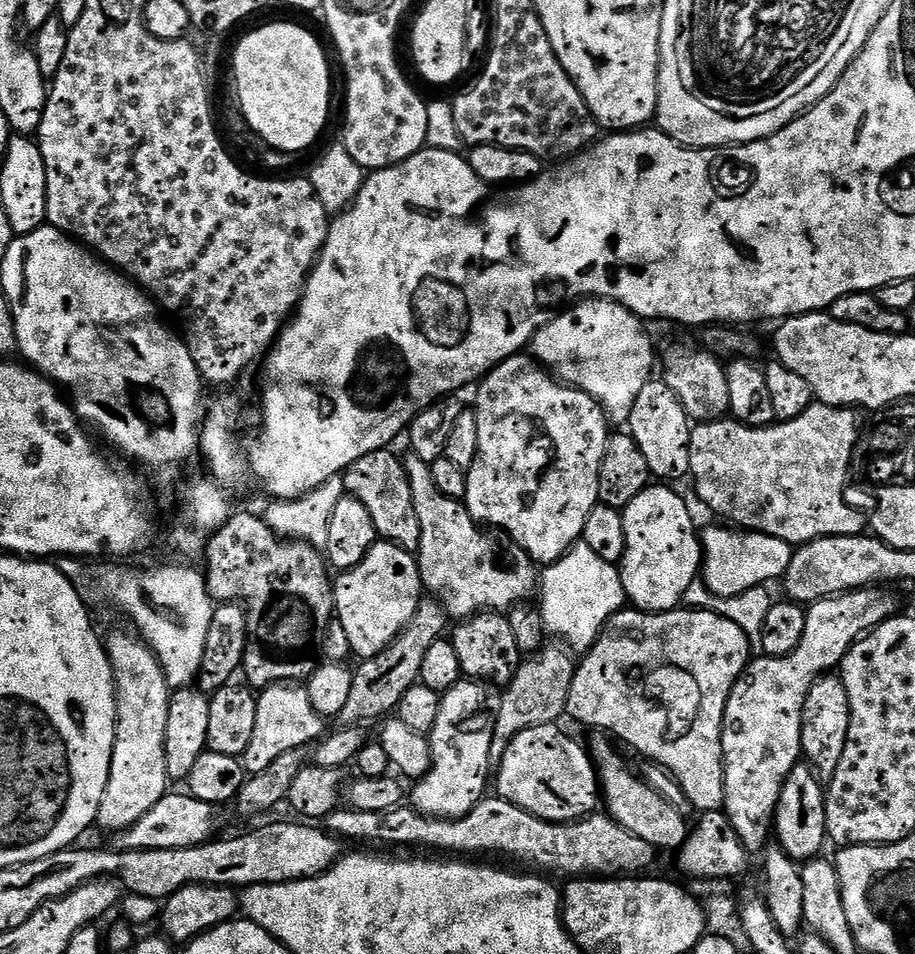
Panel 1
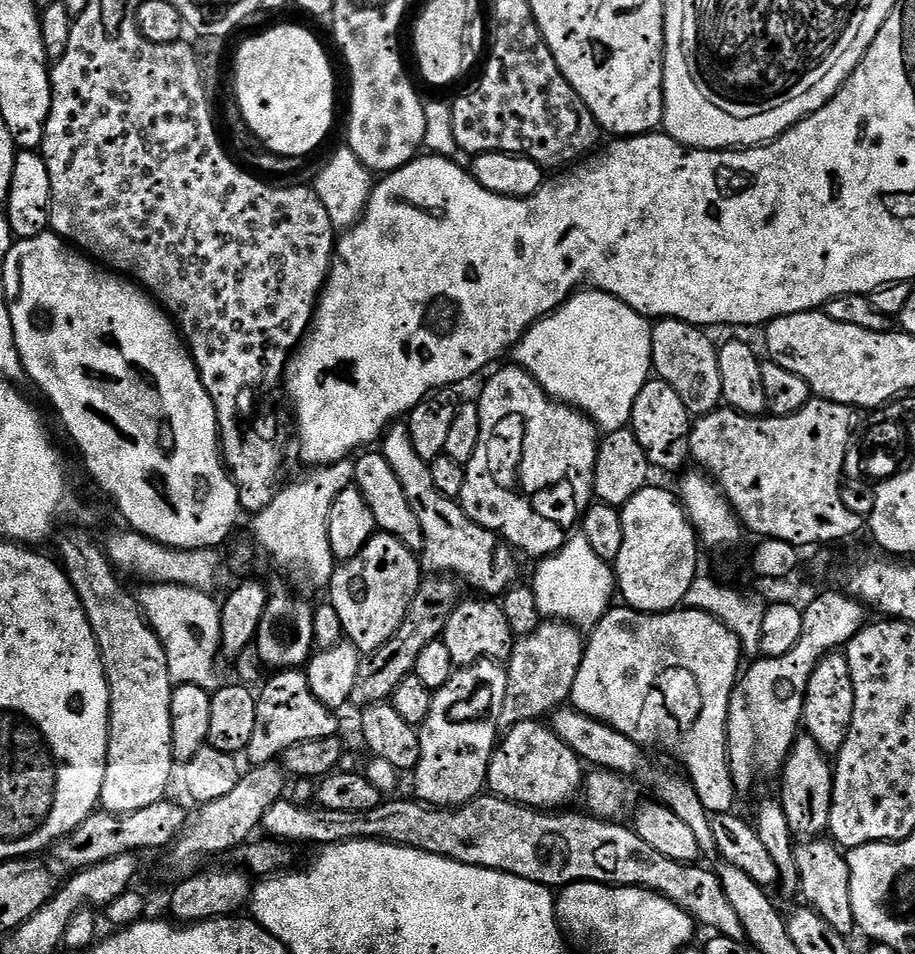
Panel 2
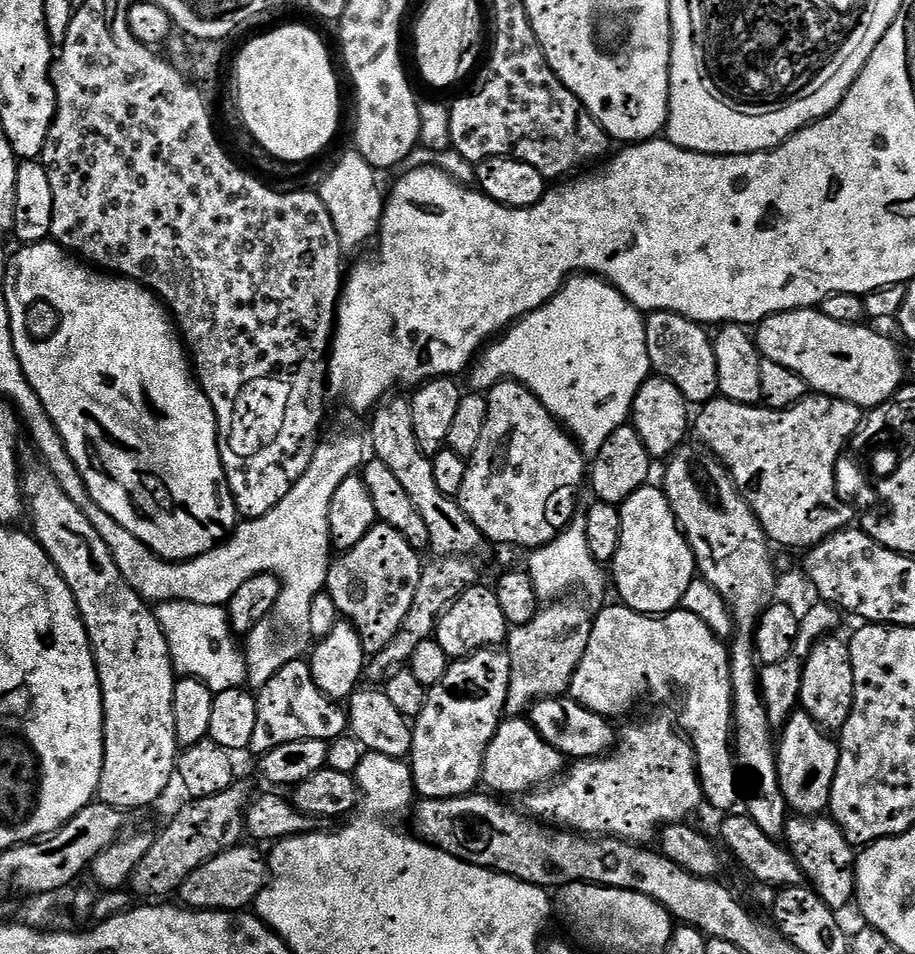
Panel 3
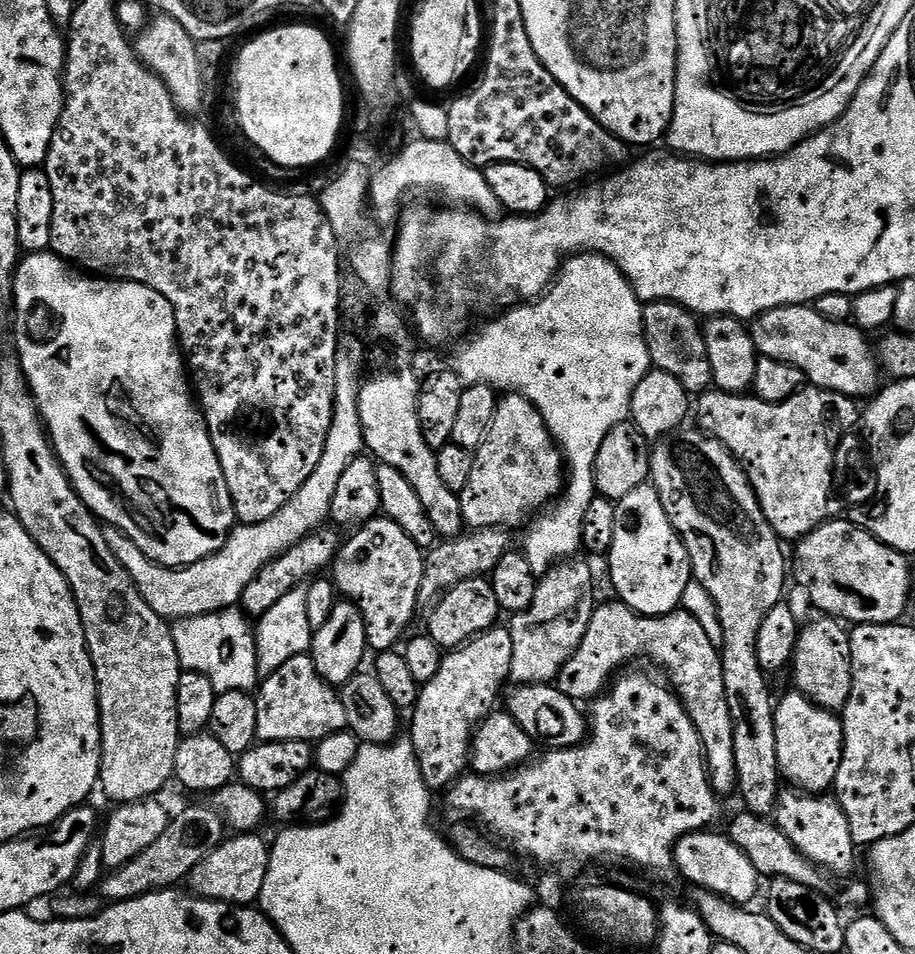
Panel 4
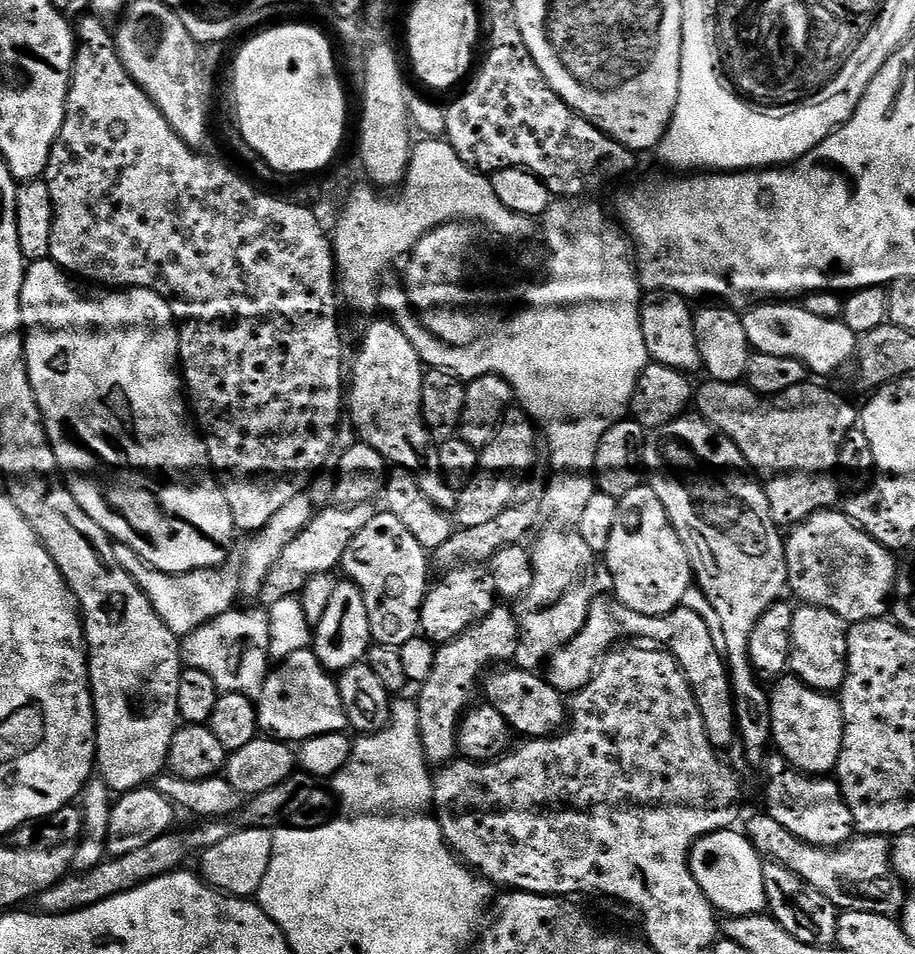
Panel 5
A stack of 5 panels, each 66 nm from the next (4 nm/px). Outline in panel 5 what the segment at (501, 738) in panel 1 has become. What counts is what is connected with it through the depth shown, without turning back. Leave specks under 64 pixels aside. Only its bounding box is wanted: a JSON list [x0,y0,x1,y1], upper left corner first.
[514,526,598,673]

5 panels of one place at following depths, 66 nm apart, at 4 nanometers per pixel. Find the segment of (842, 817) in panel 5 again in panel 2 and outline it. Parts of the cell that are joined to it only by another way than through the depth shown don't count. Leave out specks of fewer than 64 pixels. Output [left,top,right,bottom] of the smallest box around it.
[794,838,857,937]

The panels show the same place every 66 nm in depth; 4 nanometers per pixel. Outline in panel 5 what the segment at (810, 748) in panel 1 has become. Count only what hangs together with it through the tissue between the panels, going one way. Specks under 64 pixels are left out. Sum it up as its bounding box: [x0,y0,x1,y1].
[788,604,849,693]

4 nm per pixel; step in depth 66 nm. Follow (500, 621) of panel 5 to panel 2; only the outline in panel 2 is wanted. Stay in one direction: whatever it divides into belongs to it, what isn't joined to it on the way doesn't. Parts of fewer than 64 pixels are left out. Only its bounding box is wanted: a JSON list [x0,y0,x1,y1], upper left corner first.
[414,660,508,808]

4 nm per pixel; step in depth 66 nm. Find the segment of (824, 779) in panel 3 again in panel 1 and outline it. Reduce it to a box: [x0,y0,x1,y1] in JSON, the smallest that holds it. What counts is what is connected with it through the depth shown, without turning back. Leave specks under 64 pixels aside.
[774,762,828,862]

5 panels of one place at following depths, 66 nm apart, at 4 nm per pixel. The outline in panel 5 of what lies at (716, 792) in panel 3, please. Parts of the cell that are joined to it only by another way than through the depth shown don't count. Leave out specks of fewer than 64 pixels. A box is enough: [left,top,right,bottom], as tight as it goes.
[546,595,738,750]

